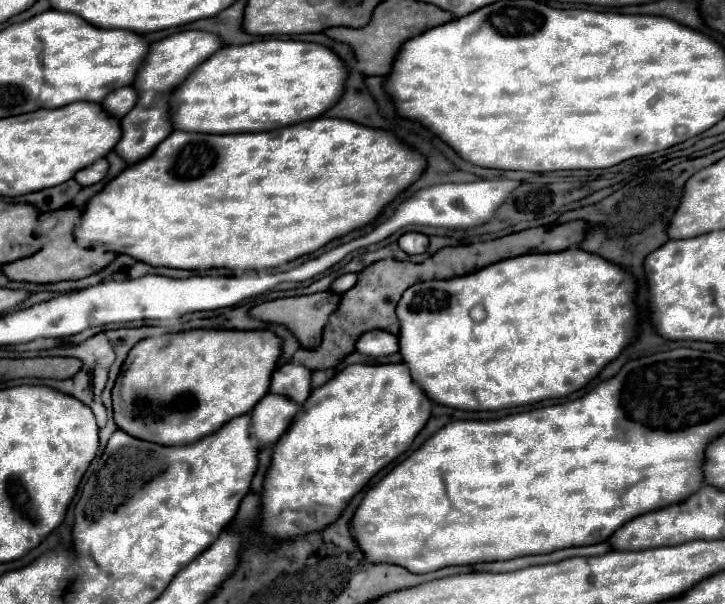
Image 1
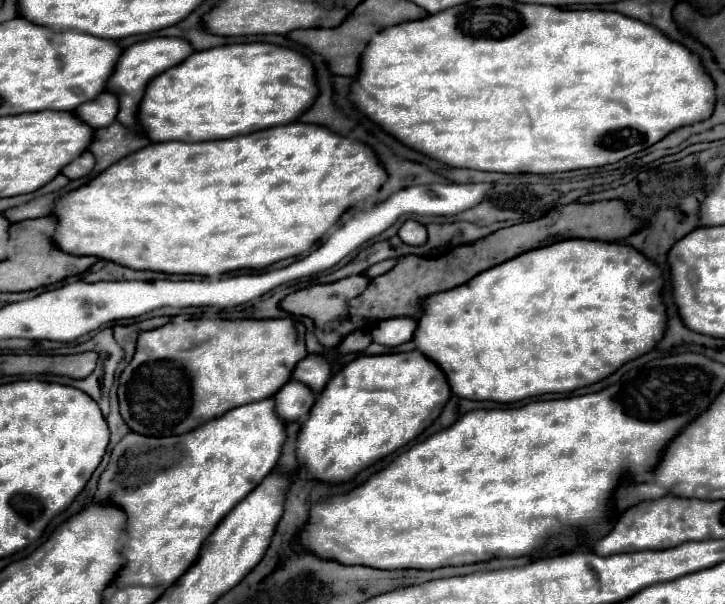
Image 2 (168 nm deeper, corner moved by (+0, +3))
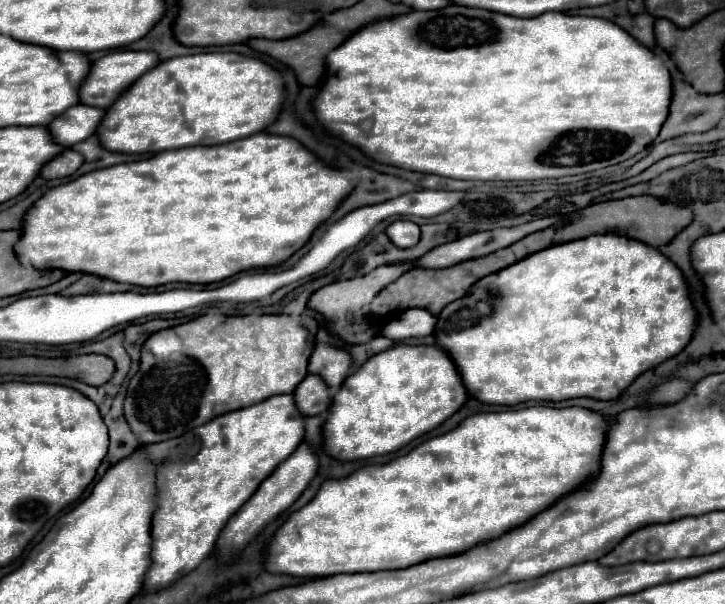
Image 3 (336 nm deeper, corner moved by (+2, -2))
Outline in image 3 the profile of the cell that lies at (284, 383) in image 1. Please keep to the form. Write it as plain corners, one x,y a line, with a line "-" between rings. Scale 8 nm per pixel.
318,344
310,356
308,374
320,376
330,390
338,390
338,386
348,376
350,364
352,360
346,350
330,344

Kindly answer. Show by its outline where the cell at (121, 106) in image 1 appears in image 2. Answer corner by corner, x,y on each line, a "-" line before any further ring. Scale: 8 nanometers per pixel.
100,93
96,99
86,101
84,105
78,105
74,109
74,115
90,125
92,129
102,129
108,127
116,121
116,109
118,109
118,101
116,97
112,97
112,93

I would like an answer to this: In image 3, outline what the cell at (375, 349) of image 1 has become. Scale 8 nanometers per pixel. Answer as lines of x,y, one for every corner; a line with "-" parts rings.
422,308
404,310
402,314
394,316
380,328
380,336
386,336
394,342
404,342
410,338
424,338
434,332
436,316
428,314

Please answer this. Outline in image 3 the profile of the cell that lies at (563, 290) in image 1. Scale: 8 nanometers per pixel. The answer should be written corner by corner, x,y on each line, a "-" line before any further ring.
604,234
604,236
590,236
574,242
564,242
550,246
542,252
534,252
526,256
524,260
502,268
498,274
490,274
484,280
476,282
470,292
456,302
450,302
440,314
434,328
436,344
454,360
456,370
462,378
462,384
470,398
476,398
480,402
488,404
520,404
528,400
546,400
546,402
560,402
566,398
576,396
592,396
598,400
612,400
618,398
624,388
630,386
630,382
640,376
642,372
654,368
656,364
664,362
666,358
676,356
682,352
682,348
690,342
692,332
696,326
696,310
688,298
688,286
684,282
682,272
662,254
658,254
656,248
646,246
644,242
630,240
626,236
618,234

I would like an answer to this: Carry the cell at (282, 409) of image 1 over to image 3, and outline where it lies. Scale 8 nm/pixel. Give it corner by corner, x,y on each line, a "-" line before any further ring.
306,376
294,390
294,400
302,414
316,416
328,410
332,396
328,392
328,386
324,386
324,382
318,376

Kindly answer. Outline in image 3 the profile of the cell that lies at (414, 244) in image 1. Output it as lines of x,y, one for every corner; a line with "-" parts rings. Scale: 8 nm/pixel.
396,220
386,228
386,234
398,248
412,248
420,240
420,226
410,220

